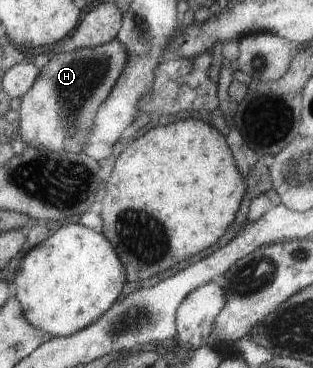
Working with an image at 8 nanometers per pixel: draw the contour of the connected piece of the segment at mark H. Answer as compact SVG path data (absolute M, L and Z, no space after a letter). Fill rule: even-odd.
M116 38L95 47L80 47L71 52L53 54L39 66L39 75L33 85L23 94L19 107L18 136L25 145L43 146L49 149L64 149L79 153L87 146L86 137L90 132L94 113L113 89L128 60L128 54Z

